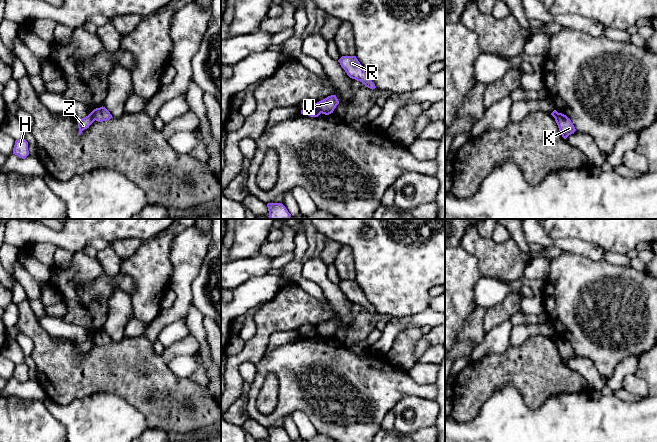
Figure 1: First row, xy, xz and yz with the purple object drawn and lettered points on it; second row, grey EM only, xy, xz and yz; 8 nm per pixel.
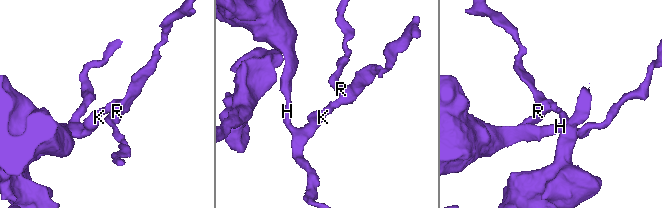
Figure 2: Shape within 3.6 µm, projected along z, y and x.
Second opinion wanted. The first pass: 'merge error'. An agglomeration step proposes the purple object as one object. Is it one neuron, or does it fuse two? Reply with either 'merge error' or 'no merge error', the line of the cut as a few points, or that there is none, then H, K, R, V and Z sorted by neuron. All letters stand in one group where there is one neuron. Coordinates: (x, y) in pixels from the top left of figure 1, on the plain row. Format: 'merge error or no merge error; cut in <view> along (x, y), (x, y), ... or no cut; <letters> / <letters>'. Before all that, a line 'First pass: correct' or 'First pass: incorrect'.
First pass: correct
merge error; cut in xz along (315, 327), (321, 336); H K Z / R V

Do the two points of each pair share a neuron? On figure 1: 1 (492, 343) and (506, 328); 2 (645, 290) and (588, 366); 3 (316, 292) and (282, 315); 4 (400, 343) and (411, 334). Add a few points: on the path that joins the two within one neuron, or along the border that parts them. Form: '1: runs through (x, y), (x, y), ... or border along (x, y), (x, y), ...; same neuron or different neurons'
1: runs through (496, 339), (502, 332); same neuron
2: border along (576, 354), (587, 357), (596, 370), (606, 379); different neurons
3: border along (298, 284), (321, 302), (325, 301); different neurons
4: runs through (403, 342), (408, 337); same neuron

